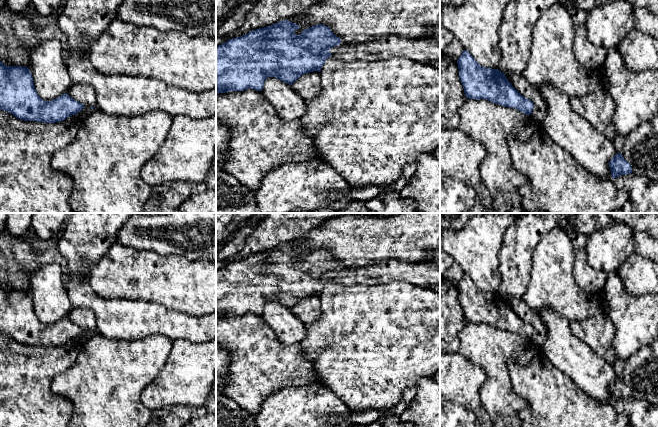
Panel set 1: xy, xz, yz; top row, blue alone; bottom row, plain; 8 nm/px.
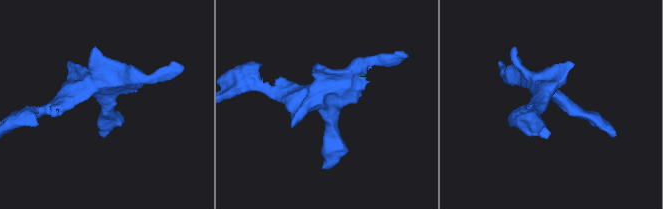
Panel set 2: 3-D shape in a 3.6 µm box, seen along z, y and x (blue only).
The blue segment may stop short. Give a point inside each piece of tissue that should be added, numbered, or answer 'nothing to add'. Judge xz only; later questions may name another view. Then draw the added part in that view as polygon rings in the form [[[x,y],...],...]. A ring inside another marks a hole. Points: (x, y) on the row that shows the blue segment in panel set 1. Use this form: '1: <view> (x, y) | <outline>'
1: xz (427, 51) | [[[388,36],[358,44],[348,44],[341,41],[329,52],[333,57],[343,61],[371,62],[385,61],[393,57],[406,57],[440,69],[440,43],[431,39],[406,39]]]

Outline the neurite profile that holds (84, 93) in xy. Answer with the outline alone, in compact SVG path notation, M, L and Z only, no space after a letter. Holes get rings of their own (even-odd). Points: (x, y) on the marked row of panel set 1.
M73 83L67 94L85 106L76 114L80 119L84 120L86 116L98 109L95 89L89 84Z

